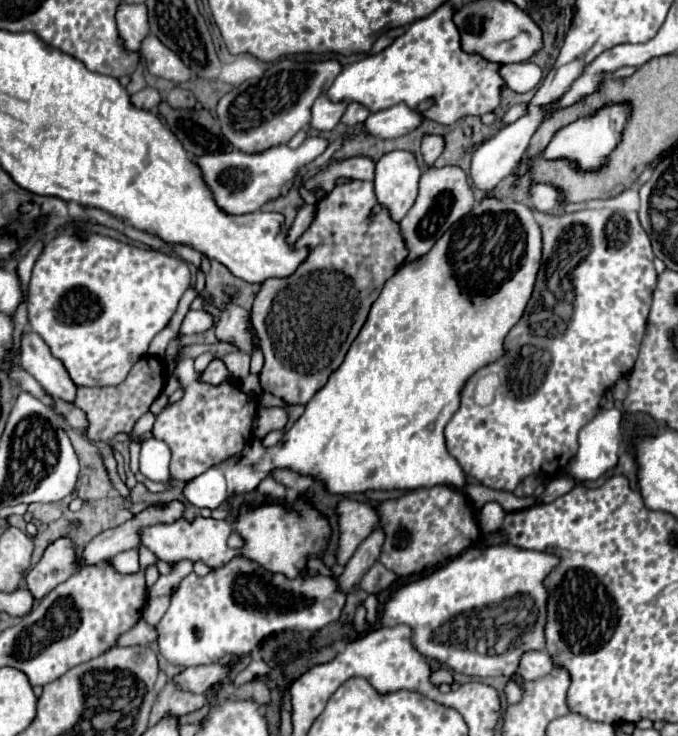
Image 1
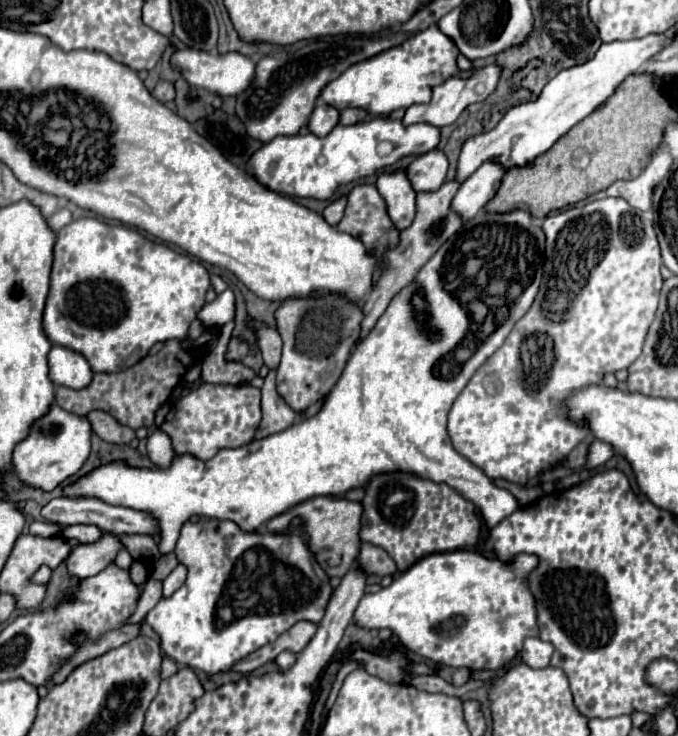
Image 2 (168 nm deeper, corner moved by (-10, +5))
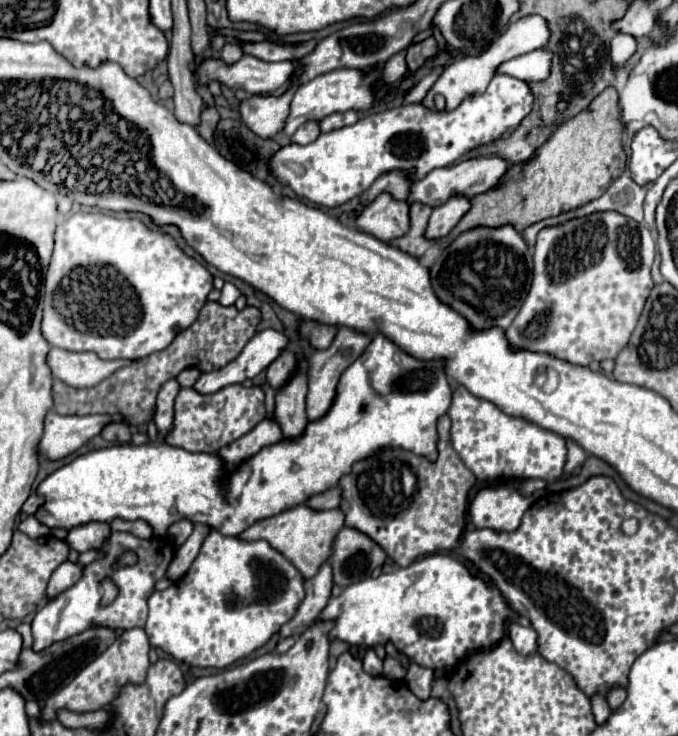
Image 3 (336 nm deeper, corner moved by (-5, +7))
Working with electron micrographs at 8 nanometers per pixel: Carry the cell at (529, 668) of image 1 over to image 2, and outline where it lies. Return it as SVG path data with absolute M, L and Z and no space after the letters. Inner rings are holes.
M530 637L524 641L524 649L522 649L520 657L528 667L544 669L550 665L552 653L554 653L554 647L550 647L550 643L546 643L538 637Z

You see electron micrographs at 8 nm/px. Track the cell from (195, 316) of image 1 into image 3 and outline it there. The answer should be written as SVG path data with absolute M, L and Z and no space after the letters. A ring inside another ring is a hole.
M225 283L223 291L221 291L221 299L219 299L219 303L221 303L221 305L233 305L235 299L237 299L239 295L241 295L241 293L239 293L239 289L237 289L233 283Z

